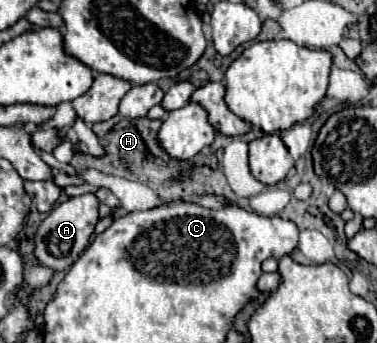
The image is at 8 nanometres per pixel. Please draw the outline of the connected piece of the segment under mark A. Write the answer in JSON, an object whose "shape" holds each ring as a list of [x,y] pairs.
{"shape":[[[83,194],[77,198],[69,198],[61,204],[57,204],[49,216],[43,220],[43,224],[35,232],[35,256],[39,264],[53,268],[55,272],[63,272],[83,254],[83,250],[89,244],[89,238],[95,230],[95,224],[99,222],[99,198],[95,194]]]}

